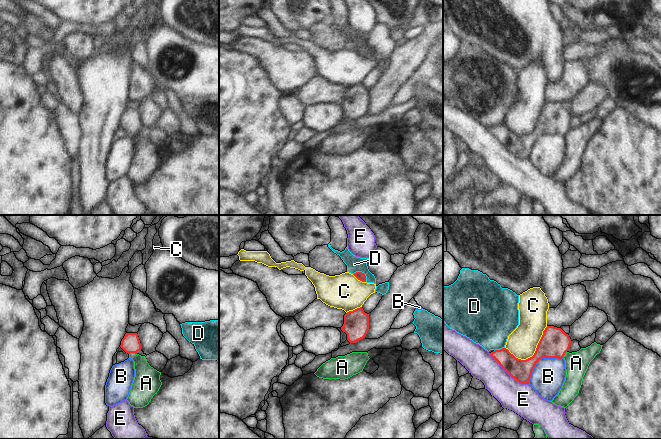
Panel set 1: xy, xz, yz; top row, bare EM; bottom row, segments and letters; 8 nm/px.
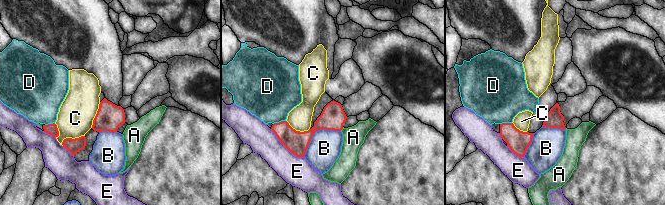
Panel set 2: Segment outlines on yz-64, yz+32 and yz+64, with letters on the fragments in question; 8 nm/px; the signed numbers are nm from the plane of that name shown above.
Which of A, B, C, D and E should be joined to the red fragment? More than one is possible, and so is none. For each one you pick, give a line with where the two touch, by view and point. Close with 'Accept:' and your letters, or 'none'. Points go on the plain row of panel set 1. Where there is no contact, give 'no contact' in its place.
Accept: none

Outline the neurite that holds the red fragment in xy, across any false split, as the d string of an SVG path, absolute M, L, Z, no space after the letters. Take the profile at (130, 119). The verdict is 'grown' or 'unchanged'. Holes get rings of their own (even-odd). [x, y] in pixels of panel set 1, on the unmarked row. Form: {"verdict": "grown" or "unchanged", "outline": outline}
{"verdict": "unchanged", "outline": "M126 109L121 117L120 123L128 130L141 126L141 119L137 109Z"}

